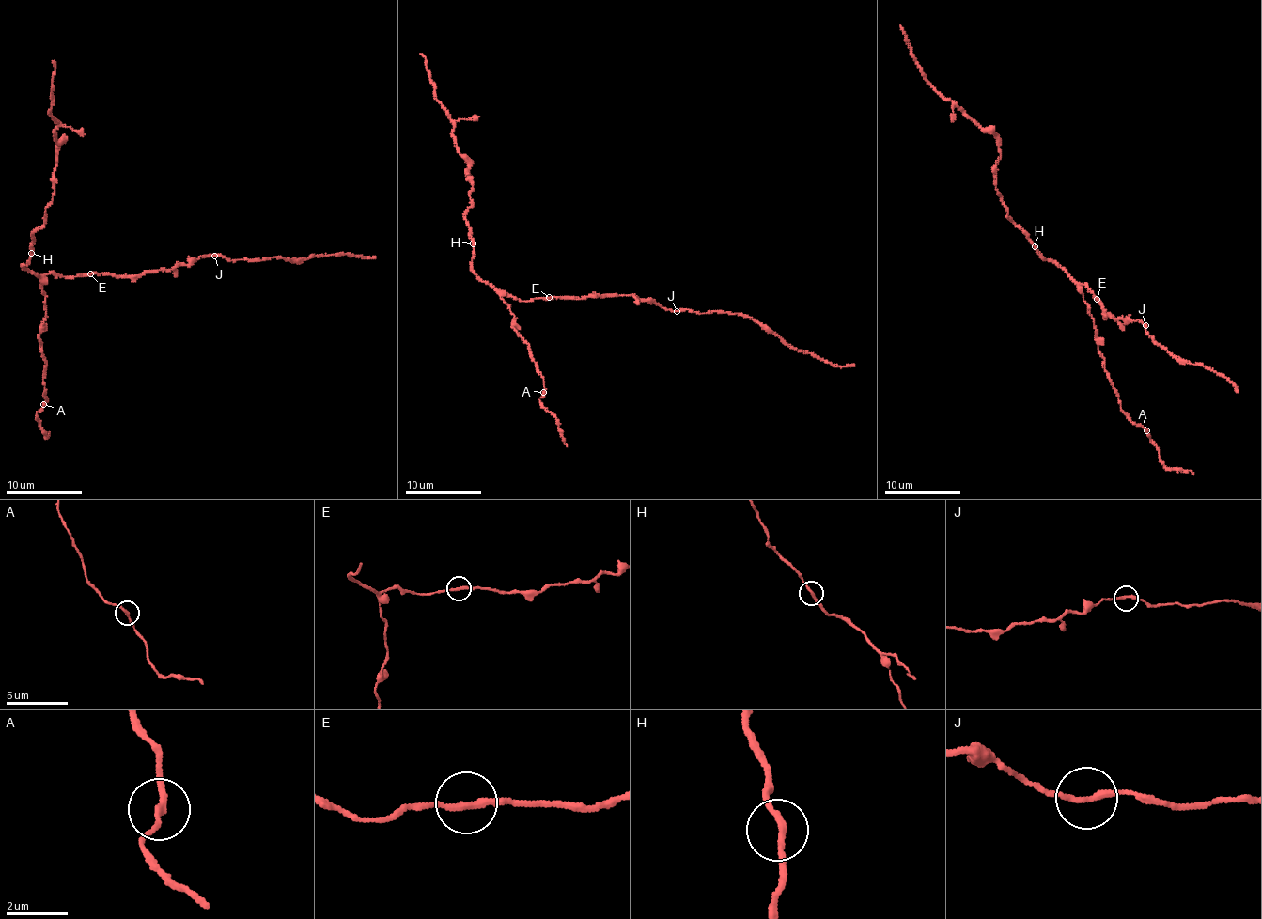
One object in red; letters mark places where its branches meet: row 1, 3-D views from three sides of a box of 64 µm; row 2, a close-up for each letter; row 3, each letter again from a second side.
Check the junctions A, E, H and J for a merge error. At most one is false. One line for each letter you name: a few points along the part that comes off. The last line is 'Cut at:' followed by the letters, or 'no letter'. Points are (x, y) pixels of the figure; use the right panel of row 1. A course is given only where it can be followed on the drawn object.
Cut at: no letter

